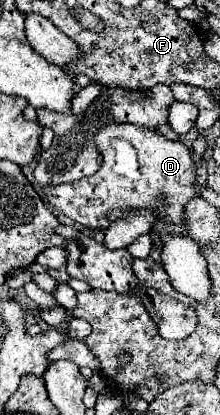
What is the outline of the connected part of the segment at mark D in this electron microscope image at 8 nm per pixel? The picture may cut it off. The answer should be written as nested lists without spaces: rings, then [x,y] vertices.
[[[107,124],[97,132],[95,144],[103,154],[101,168],[93,176],[85,176],[73,184],[43,188],[49,206],[57,208],[71,220],[97,230],[105,230],[109,226],[107,214],[113,208],[157,208],[159,218],[165,218],[169,210],[171,224],[185,224],[185,204],[191,200],[191,196],[195,196],[197,170],[191,150],[183,142],[171,142],[157,130],[135,124]]]

